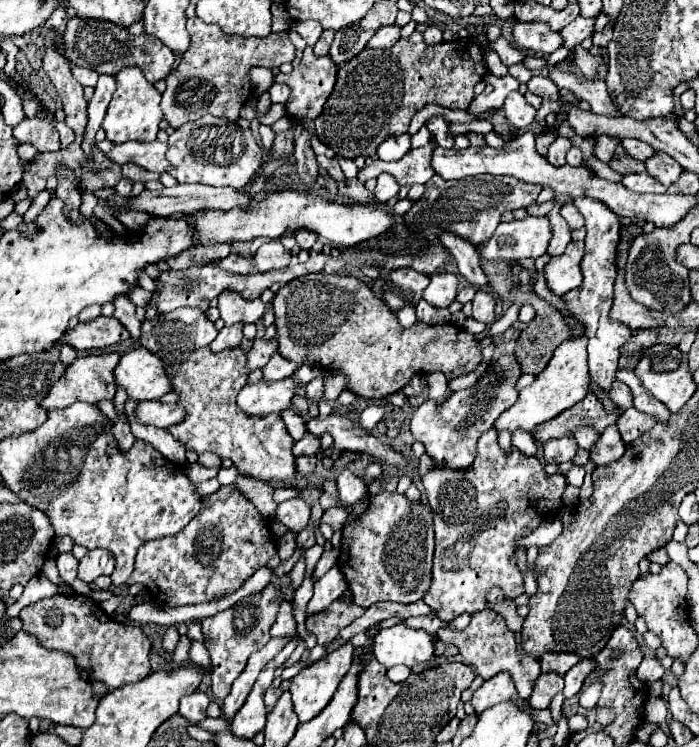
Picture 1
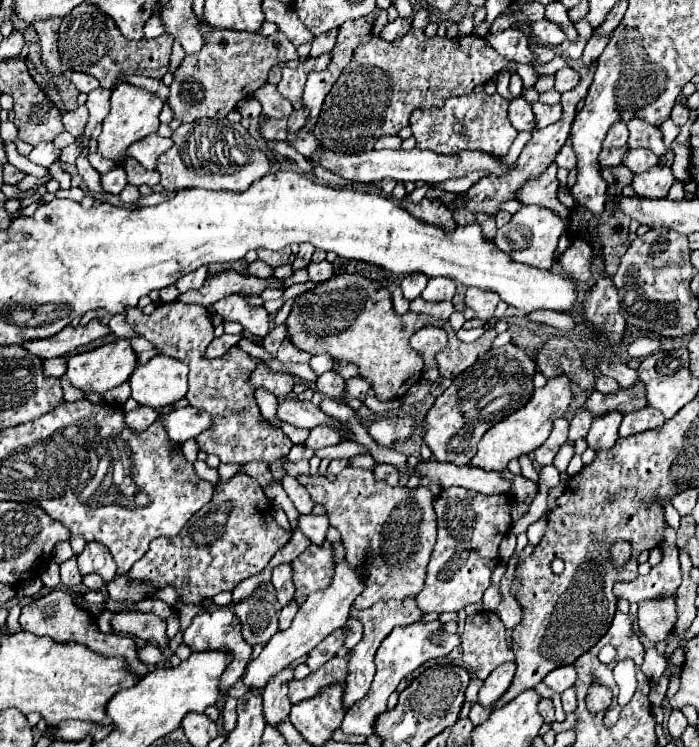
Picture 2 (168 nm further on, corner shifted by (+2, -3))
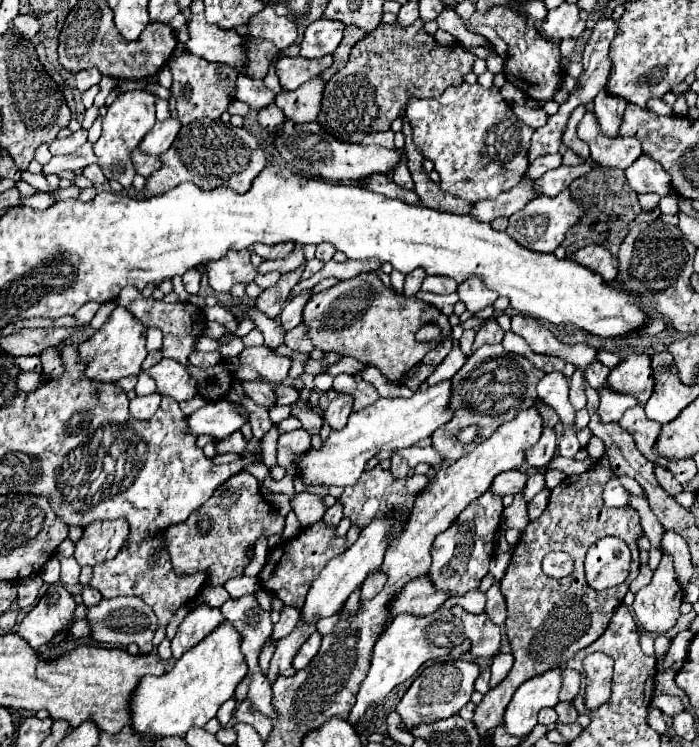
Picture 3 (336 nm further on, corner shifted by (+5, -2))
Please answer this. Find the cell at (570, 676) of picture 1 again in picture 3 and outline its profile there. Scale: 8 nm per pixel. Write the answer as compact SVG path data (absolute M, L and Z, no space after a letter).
M558 702L554 706L554 710L558 712L558 722L564 722L564 724L572 724L576 720L576 716L578 716L572 702Z

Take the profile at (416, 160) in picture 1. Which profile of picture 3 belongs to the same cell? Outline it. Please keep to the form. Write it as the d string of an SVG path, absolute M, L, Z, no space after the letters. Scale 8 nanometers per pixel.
M464 82L460 86L450 86L450 90L446 90L440 98L410 100L410 106L406 106L406 118L412 126L412 142L424 158L434 162L434 170L440 176L440 188L456 198L468 202L496 198L500 192L516 186L528 168L526 150L534 130L514 118L512 106L502 98L496 86L482 88L480 84L470 86Z

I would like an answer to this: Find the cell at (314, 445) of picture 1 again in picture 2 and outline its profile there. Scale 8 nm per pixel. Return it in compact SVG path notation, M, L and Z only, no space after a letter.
M313 427L305 445L315 451L315 449L321 449L327 445L337 445L339 441L341 441L341 435L337 435L337 431L333 431L333 427Z

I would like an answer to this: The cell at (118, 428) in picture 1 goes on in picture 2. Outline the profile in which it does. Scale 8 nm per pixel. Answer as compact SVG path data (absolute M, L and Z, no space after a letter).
M137 407L129 413L125 413L125 423L133 429L133 431L145 431L153 421L157 419L157 411L153 407Z

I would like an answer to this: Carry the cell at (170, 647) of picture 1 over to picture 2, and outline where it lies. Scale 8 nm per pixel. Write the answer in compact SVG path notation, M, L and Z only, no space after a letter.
M137 609L117 611L111 619L111 631L139 637L143 641L157 641L161 647L169 645L165 635L165 621L155 613L143 613Z

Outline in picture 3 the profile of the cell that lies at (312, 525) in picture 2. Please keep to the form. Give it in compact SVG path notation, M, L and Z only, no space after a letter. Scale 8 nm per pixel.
M336 502L332 508L326 510L322 522L324 522L326 526L338 526L340 520L342 520L342 506L340 506L340 502Z

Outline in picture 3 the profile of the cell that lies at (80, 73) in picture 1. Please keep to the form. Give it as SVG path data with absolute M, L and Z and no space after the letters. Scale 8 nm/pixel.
M94 68L82 70L82 72L76 74L76 88L78 88L80 92L84 92L84 90L88 90L90 86L98 84L100 80L102 80L102 74L100 74L98 70L94 70Z

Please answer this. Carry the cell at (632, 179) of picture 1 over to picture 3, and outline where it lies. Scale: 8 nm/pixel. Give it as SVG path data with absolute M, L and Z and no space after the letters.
M642 154L630 168L626 168L626 178L628 178L630 188L638 194L656 192L656 194L664 196L670 190L668 172L658 162L648 158L646 154Z

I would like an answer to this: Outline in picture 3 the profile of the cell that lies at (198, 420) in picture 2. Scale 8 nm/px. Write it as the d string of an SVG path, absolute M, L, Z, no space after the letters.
M218 400L218 402L208 402L204 408L186 416L186 426L190 434L196 434L196 436L208 434L214 440L220 440L240 430L246 420L248 420L246 408L238 410L230 406L226 400Z

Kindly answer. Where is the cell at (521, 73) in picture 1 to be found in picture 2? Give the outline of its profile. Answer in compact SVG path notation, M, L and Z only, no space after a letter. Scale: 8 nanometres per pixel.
M411 29L405 37L385 41L381 37L373 37L367 43L361 43L353 51L351 63L343 69L339 79L335 81L333 89L325 97L323 109L319 113L319 119L315 123L313 135L319 141L321 147L339 151L339 153L357 153L365 149L373 149L375 141L381 135L397 135L401 127L409 123L409 117L419 107L441 107L445 99L453 95L465 95L471 93L479 83L491 81L493 75L497 75L501 69L509 67L511 73L515 73L517 63L511 63L507 59L501 59L493 47L487 45L483 37L467 35L467 37L427 37L423 29Z

